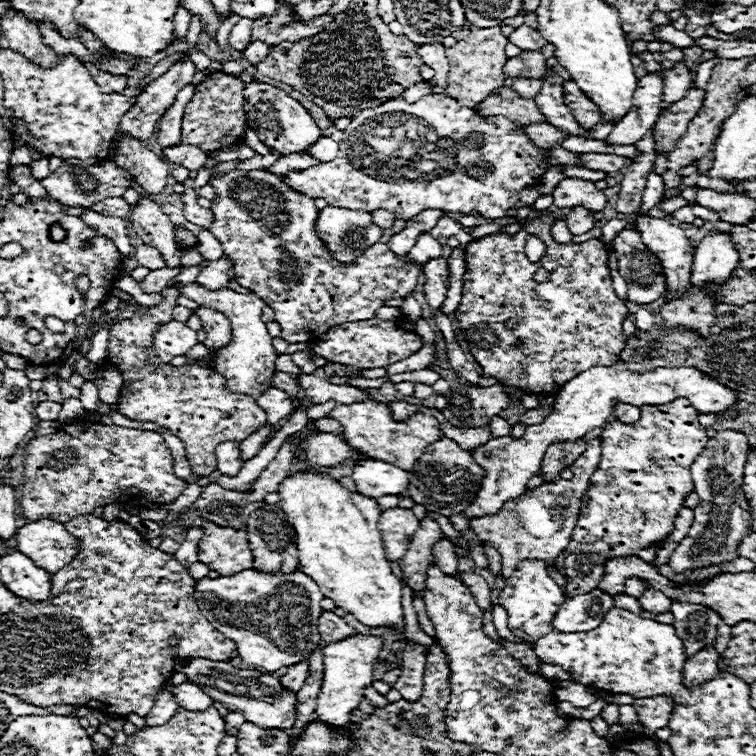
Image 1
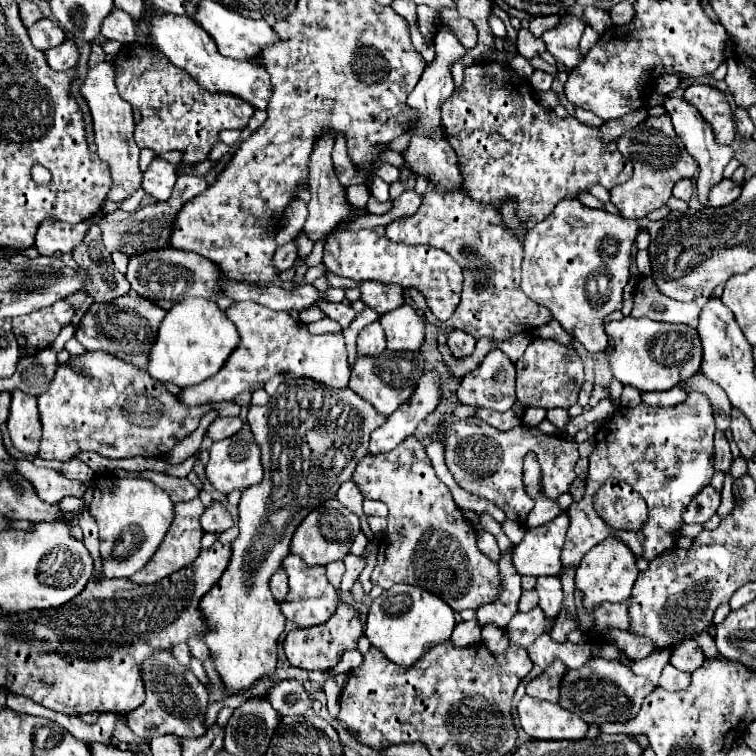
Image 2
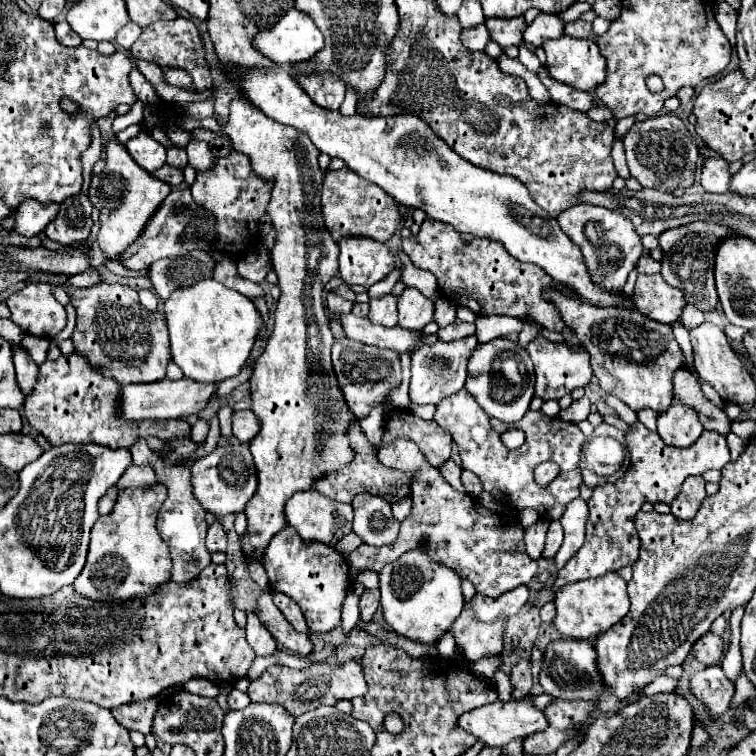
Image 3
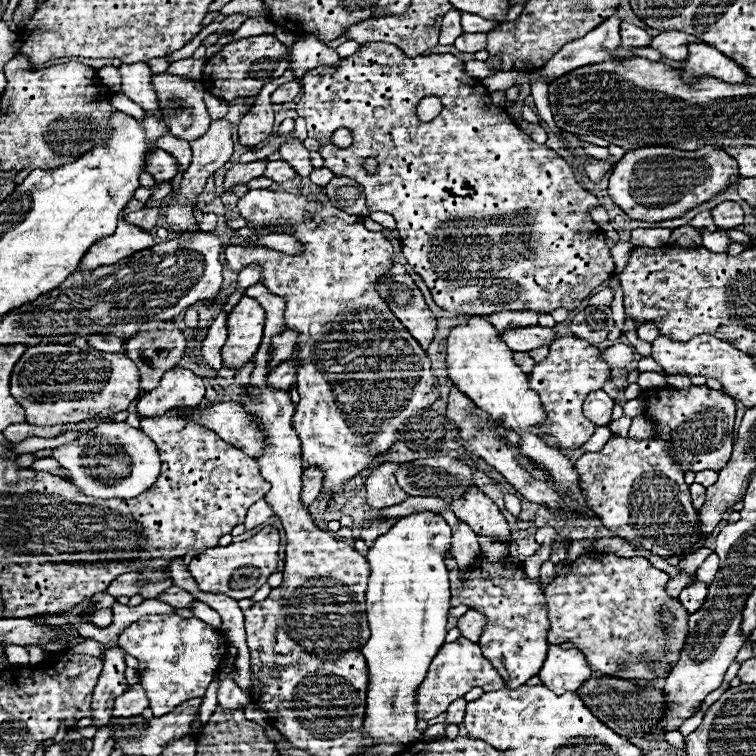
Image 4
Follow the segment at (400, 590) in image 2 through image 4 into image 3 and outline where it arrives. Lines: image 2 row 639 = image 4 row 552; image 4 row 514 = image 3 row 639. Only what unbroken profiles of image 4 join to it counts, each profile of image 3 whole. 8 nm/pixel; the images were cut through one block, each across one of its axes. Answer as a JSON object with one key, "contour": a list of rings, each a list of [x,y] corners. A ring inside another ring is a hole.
{"contour":[[[410,550],[394,564],[386,564],[380,572],[382,612],[386,624],[398,636],[434,646],[452,628],[464,608],[460,576],[450,568],[430,560],[424,550]]]}

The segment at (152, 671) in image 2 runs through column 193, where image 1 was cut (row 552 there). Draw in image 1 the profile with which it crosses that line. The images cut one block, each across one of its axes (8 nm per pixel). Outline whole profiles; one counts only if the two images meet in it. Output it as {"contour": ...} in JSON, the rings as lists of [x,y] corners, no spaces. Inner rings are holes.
{"contour":[[[724,430],[708,440],[708,448],[692,464],[694,492],[700,496],[700,504],[694,508],[694,524],[686,538],[668,558],[668,566],[674,572],[686,572],[688,568],[718,566],[726,560],[736,560],[736,550],[744,536],[750,534],[750,504],[742,492],[744,464],[748,458],[748,440],[742,432]]]}

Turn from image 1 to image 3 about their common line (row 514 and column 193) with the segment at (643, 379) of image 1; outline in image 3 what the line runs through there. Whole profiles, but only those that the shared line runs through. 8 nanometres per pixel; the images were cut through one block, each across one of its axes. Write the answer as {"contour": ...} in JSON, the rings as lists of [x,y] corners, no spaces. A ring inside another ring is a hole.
{"contour":[[[220,438],[216,450],[198,462],[192,464],[192,484],[194,484],[194,496],[200,500],[202,508],[216,514],[236,514],[244,510],[246,502],[254,496],[258,480],[256,480],[256,468],[252,454],[248,450],[248,444],[232,438]]]}

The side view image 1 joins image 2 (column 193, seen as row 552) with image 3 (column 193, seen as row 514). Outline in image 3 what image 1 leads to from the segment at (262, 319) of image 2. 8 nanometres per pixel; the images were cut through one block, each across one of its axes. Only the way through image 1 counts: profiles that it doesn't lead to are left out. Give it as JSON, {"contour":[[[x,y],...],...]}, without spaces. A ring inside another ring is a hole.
{"contour":[[[158,380],[156,384],[128,384],[122,386],[120,412],[124,420],[144,420],[144,418],[184,418],[202,412],[216,392],[216,384],[182,380]]]}

